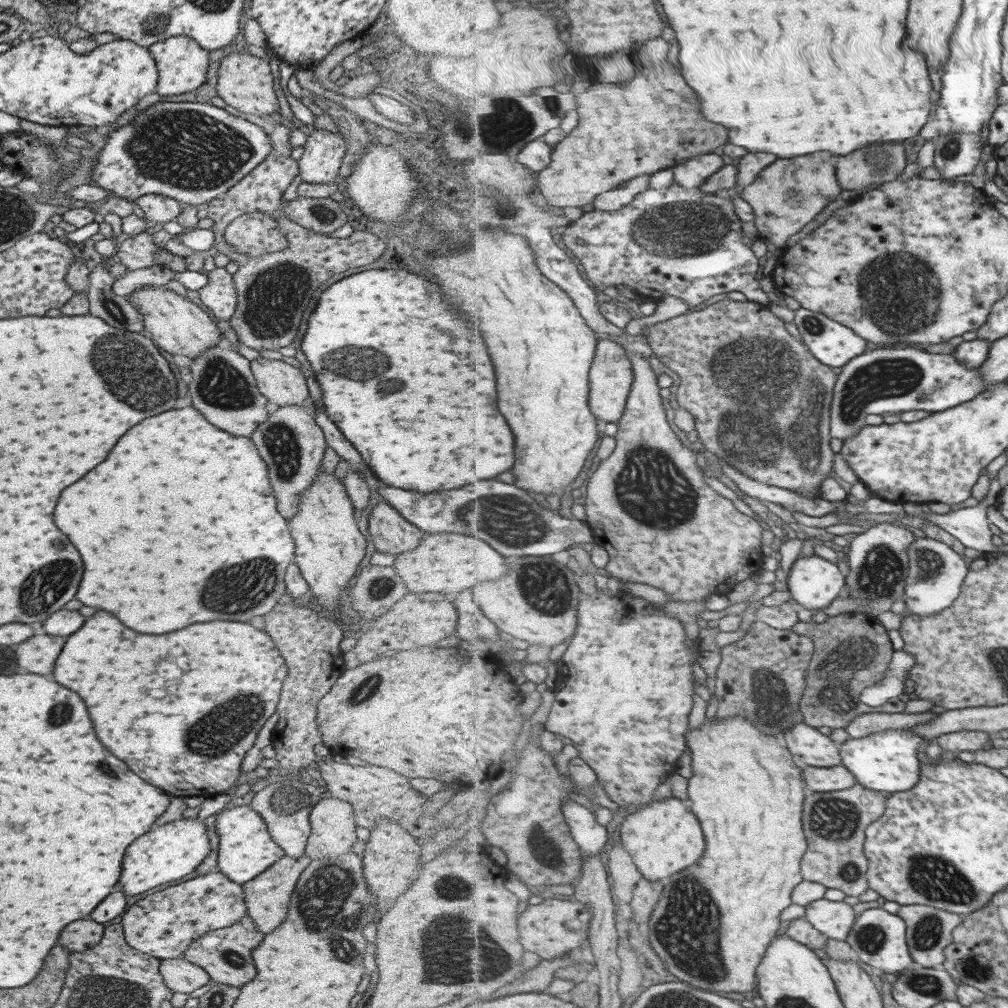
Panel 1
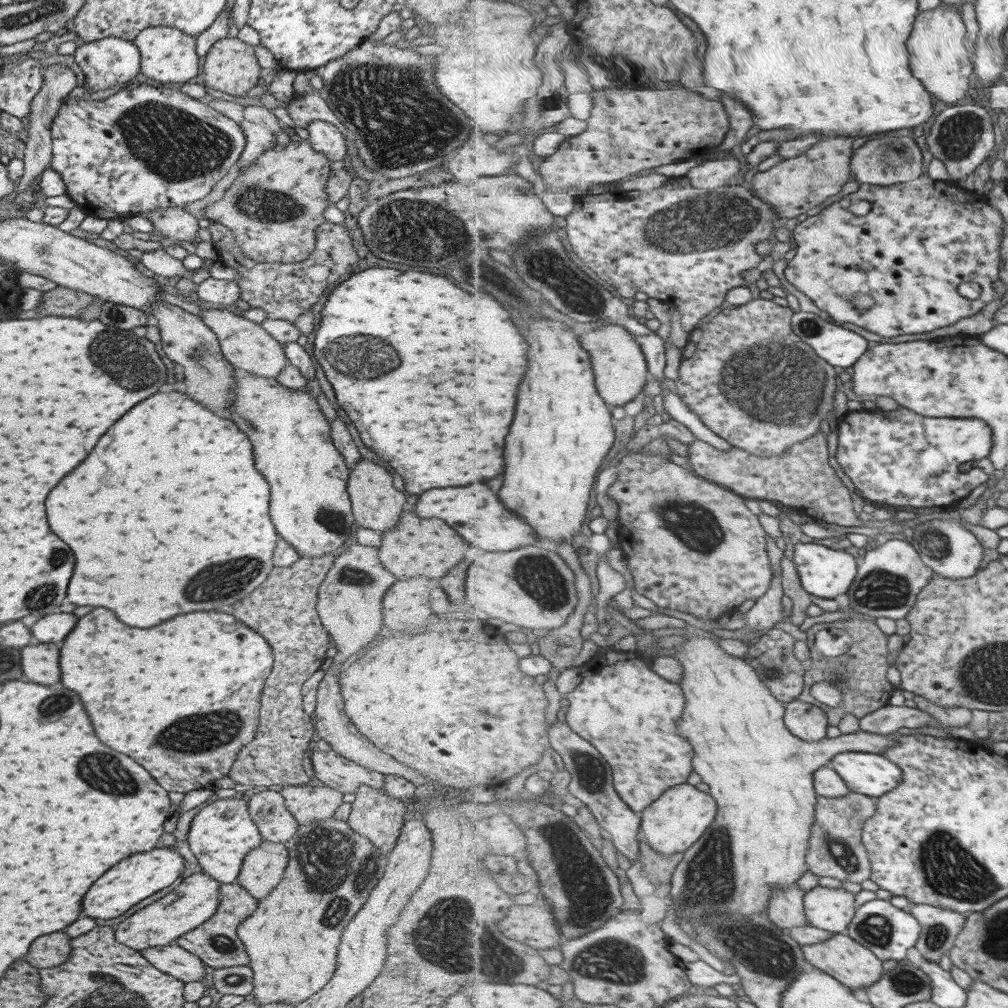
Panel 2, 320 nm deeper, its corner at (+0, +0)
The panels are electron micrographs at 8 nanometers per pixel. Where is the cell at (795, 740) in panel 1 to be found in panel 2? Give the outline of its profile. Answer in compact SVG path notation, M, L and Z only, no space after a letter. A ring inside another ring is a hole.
M794 700L785 705L786 726L794 736L811 742L825 740L829 718L822 705L815 706L801 700Z

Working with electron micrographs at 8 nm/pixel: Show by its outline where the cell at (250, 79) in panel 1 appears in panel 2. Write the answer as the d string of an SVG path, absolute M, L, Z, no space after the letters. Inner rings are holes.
M223 38L217 40L215 44L206 52L201 66L201 76L205 87L213 88L230 94L231 96L244 96L252 86L257 84L259 76L264 71L257 65L253 46L237 40L237 38Z

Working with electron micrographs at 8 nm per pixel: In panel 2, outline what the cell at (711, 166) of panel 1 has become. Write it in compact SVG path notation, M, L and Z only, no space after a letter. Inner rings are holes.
M736 157L712 158L691 168L687 175L695 188L715 191L733 185L733 178L739 174L741 162Z

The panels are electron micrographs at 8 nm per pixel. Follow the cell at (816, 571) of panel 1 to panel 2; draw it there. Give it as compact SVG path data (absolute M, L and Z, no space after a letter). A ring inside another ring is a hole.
M796 544L792 559L795 561L805 590L819 598L833 599L839 594L848 593L854 584L856 576L858 576L857 560L855 560L853 554L841 552L841 550L833 550L833 548L827 548L823 544Z

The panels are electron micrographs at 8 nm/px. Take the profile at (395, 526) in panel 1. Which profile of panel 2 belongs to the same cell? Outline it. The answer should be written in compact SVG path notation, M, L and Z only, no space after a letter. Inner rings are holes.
M361 458L357 464L353 465L352 470L348 471L346 491L354 522L357 526L371 528L371 530L377 532L385 532L385 530L389 530L397 524L405 496L399 490L391 488L391 474L383 466Z

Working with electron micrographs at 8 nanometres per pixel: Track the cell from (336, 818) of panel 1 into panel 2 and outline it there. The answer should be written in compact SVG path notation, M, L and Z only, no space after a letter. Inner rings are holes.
M283 785L278 793L284 798L286 809L298 825L306 825L333 817L333 812L342 803L342 794L327 786Z

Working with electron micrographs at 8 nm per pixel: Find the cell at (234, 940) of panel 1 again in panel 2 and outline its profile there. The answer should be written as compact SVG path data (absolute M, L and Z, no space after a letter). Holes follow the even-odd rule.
M223 884L218 886L218 905L216 911L204 923L192 928L184 935L178 936L173 942L181 948L201 959L207 966L216 968L245 966L248 964L248 956L243 944L236 935L238 924L255 910L256 901L239 884Z

